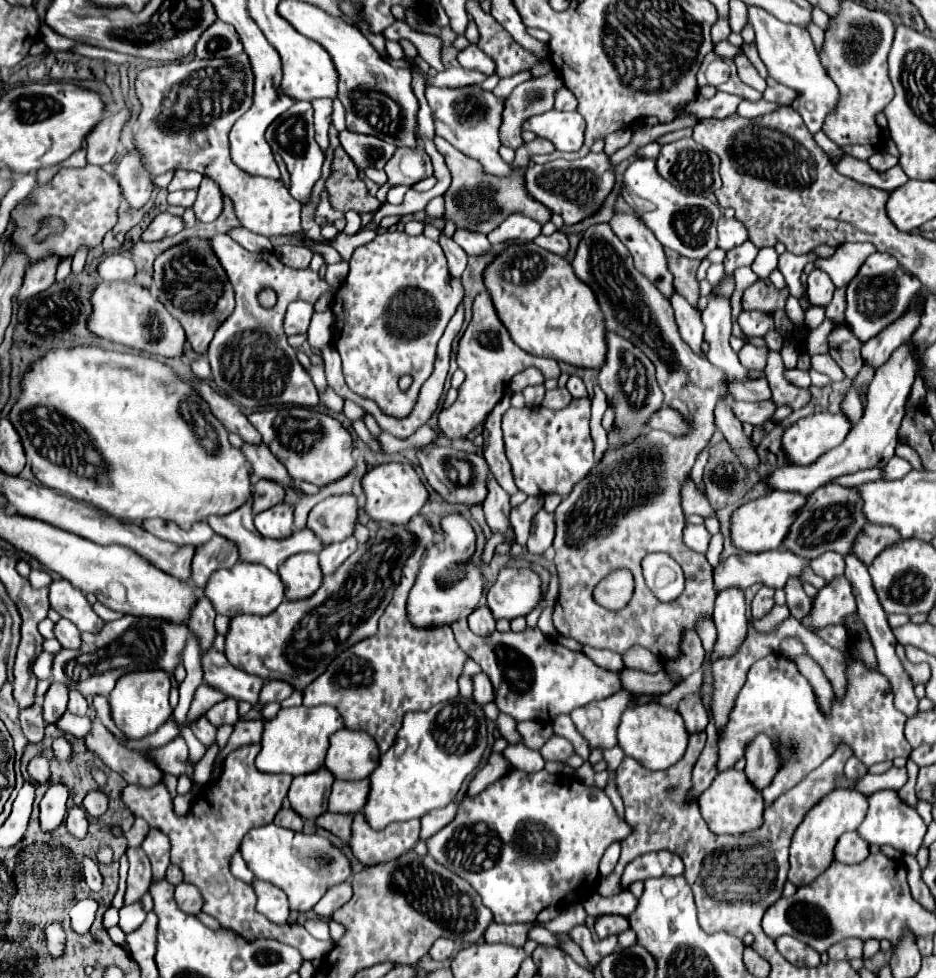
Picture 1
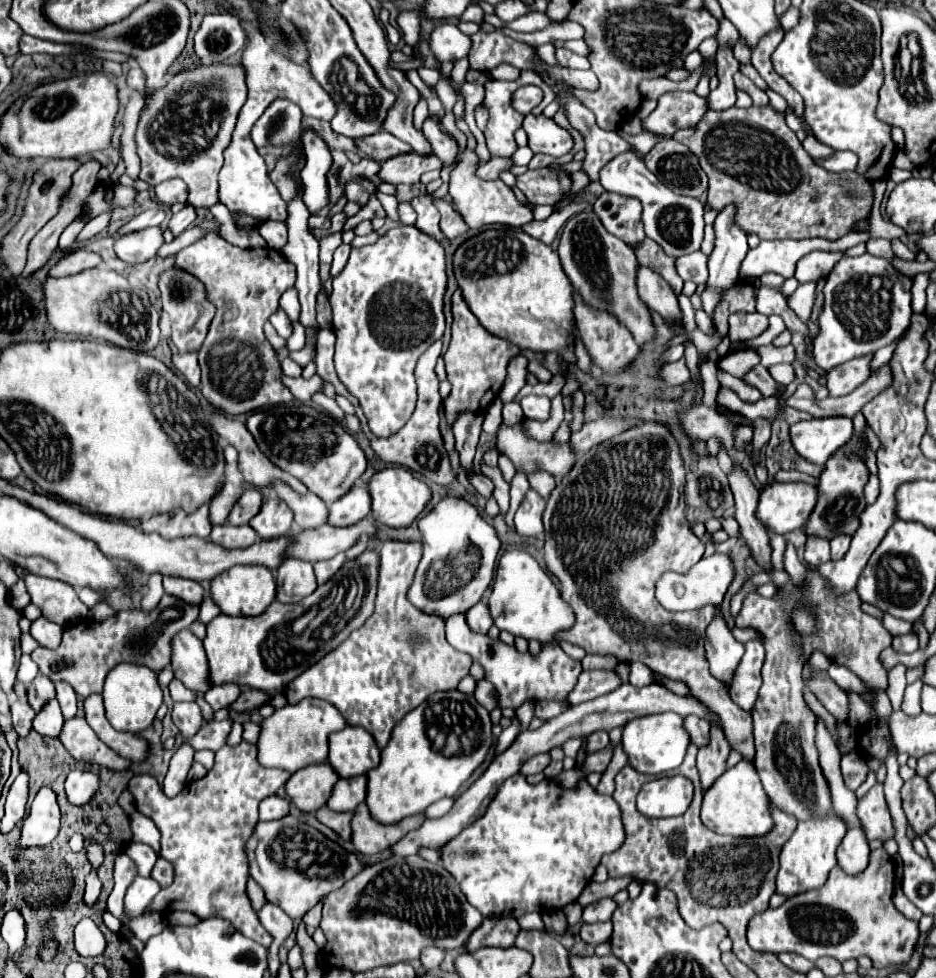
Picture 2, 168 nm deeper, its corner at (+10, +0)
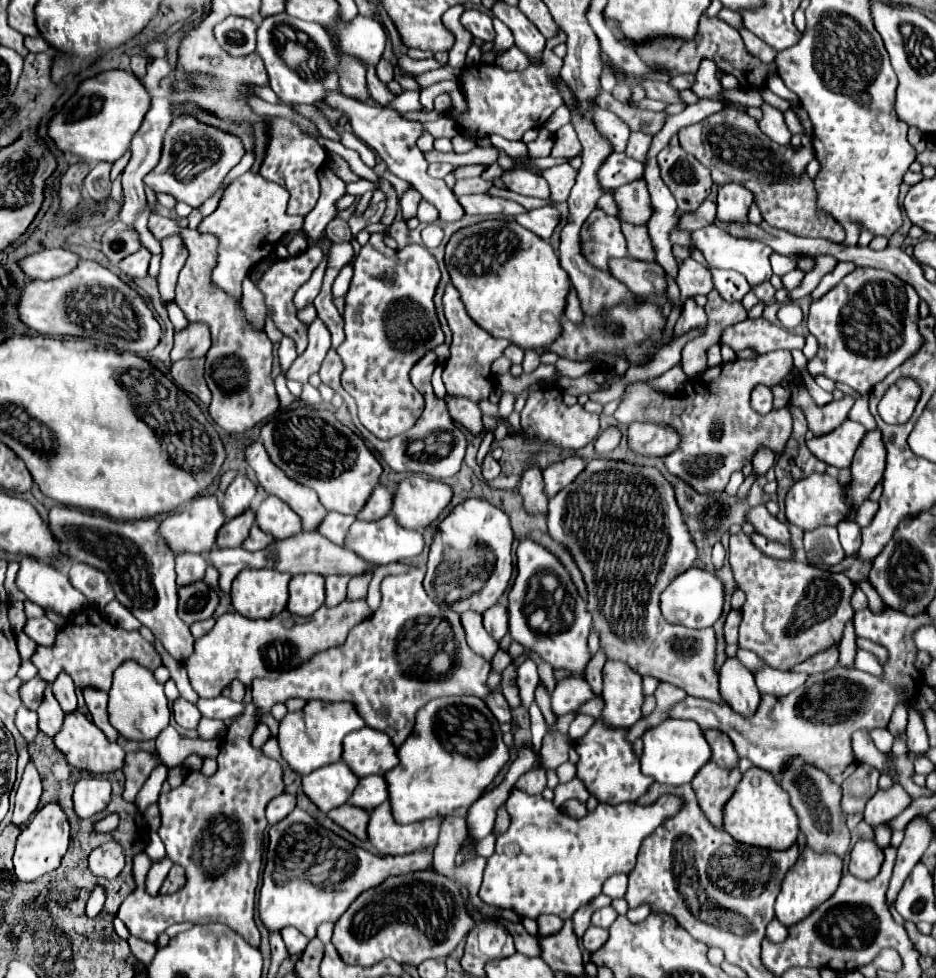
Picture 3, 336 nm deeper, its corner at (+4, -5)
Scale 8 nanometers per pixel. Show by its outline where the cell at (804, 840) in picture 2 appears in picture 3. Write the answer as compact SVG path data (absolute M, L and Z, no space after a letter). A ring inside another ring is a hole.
M805 849L805 855L797 859L797 863L787 871L783 879L781 891L775 901L775 917L787 927L797 925L805 917L809 917L823 901L827 901L837 891L841 867L843 867L841 859L833 859L833 855L813 855L813 851Z

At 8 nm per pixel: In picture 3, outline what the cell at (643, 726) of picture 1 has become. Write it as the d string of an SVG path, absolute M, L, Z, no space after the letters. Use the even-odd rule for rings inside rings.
M667 719L661 725L647 729L643 735L643 743L645 747L641 755L641 771L653 777L657 783L665 783L673 787L691 783L697 771L711 759L709 743L705 741L703 729L695 721Z

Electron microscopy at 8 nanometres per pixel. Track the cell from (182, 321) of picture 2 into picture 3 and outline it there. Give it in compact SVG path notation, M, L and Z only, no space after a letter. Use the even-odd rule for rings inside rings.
M189 323L189 327L175 335L171 363L179 359L199 359L209 351L209 329L203 323Z

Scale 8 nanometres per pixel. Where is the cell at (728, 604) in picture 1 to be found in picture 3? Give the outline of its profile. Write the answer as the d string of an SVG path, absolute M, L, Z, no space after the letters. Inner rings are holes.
M735 657L725 659L723 667L721 667L721 677L719 677L719 691L721 697L727 701L727 705L743 715L743 717L751 717L755 715L757 707L759 707L759 689L755 685L755 677L751 675L751 671L737 661Z

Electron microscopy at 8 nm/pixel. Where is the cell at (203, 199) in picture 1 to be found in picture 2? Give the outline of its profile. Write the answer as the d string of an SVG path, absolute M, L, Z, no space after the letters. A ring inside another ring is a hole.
M185 204L185 208L179 214L173 214L173 218L169 220L169 228L173 230L173 236L179 236L185 228L189 228L193 222L197 220L197 212L193 204Z

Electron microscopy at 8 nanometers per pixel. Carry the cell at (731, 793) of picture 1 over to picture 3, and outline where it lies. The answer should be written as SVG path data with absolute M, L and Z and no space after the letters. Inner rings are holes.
M751 767L747 773L743 773L743 779L733 799L729 799L729 805L725 805L725 831L733 835L733 839L737 839L739 843L785 851L797 841L799 817L779 781L769 771Z

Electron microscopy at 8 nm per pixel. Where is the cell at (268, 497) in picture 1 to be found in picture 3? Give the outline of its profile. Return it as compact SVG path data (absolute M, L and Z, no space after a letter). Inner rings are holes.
M249 509L245 513L241 513L239 517L231 519L225 523L225 527L221 527L221 531L217 533L217 541L215 547L217 549L231 549L231 547L241 547L241 543L247 539L249 529L255 521L255 513Z

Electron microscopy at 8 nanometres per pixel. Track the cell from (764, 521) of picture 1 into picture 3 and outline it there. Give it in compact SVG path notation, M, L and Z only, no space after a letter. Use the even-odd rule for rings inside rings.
M813 473L813 475L797 481L785 497L785 513L787 513L789 523L793 523L805 531L813 529L813 527L821 527L821 525L837 525L851 511L853 511L853 507L849 507L849 503L847 503L845 485L841 485L835 477L825 475L825 473L823 475Z

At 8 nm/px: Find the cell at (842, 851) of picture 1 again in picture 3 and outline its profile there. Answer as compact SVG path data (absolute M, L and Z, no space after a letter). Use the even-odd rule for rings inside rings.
M857 841L857 845L851 849L851 861L849 861L849 873L853 873L857 879L873 879L877 877L883 863L883 851L877 847L875 841Z

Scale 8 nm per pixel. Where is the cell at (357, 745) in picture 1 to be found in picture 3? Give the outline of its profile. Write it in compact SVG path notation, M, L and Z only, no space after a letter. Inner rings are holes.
M363 727L361 731L345 737L343 761L349 765L349 769L353 769L355 775L367 777L387 773L399 763L399 757L389 735Z

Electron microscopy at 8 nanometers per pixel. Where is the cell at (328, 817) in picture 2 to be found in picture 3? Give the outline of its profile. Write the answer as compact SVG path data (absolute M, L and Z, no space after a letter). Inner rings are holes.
M341 805L333 811L327 813L335 823L339 823L341 827L345 827L349 833L353 833L357 839L365 841L367 839L367 823L369 823L369 813L361 807L355 805Z

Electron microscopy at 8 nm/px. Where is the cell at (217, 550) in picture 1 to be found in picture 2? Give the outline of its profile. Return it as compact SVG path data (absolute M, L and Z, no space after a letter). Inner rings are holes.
M227 524L227 526L213 526L209 540L227 550L235 550L235 548L249 548L251 544L255 544L257 534L255 534L255 530L251 530L249 524L243 524L243 526Z

